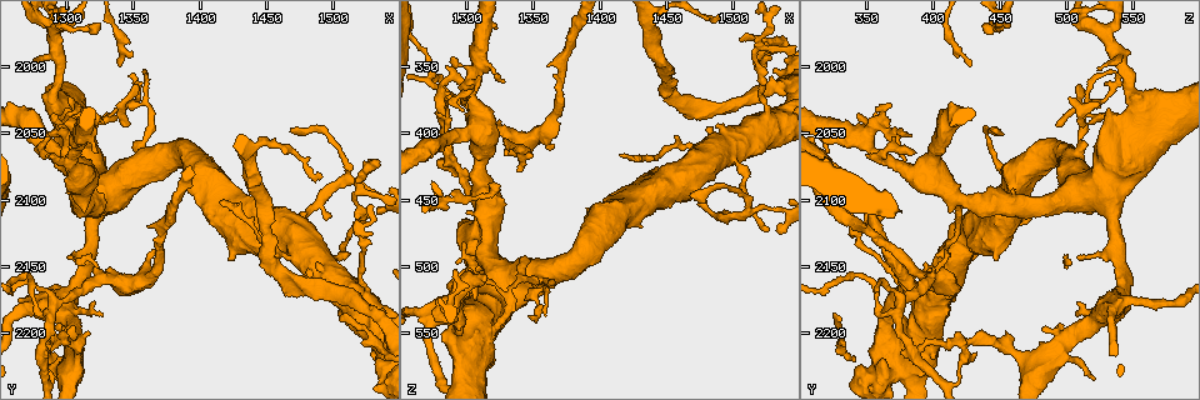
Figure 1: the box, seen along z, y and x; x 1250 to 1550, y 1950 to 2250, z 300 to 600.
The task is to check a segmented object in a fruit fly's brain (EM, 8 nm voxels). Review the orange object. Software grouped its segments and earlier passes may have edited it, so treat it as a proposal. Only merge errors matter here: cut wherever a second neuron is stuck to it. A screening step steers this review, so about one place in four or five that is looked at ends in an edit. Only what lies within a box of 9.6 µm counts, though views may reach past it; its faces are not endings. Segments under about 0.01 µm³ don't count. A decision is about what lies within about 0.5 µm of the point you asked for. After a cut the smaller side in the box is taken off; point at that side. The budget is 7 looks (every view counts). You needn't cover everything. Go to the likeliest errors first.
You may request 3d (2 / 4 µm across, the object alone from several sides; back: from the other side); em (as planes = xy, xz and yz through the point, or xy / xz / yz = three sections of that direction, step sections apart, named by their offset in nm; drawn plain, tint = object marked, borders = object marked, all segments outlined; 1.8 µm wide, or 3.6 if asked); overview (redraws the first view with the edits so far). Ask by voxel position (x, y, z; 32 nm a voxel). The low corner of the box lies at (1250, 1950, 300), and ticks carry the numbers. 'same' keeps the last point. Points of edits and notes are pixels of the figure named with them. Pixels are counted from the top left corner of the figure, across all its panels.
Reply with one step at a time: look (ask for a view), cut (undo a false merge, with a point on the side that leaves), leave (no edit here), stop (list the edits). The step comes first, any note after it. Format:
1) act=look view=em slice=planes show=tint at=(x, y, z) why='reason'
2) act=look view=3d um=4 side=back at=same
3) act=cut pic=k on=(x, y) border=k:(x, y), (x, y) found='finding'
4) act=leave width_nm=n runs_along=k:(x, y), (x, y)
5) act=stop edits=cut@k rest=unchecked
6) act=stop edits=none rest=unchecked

act=look view=3d um=4 at=(1360, 2028, 516) why='touches itself'

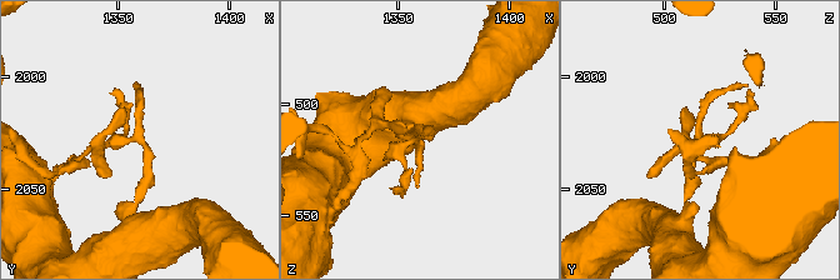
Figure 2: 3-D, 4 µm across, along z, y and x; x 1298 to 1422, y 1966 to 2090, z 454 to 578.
act=look view=em slice=planes show=tint at=(1361, 2028, 516) why='need the tissue'

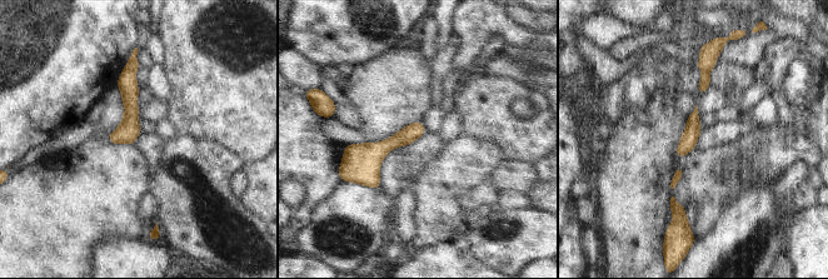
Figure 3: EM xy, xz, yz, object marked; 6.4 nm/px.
act=leave runs_along=3:(131, 64), (130, 121), (115, 140) found='continuous, no second neuron'

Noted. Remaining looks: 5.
act=look view=em slice=yz step=4 show=tint at=(1284, 2214, 386) why='two arms in line, one across'

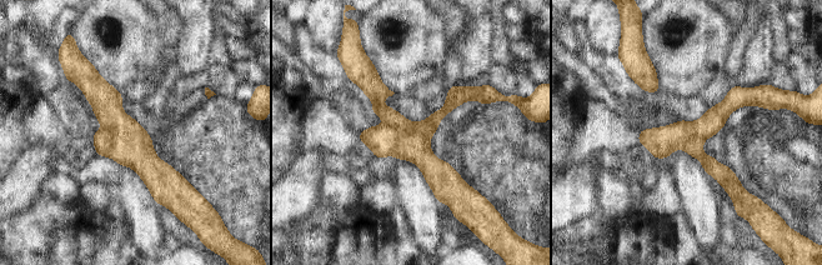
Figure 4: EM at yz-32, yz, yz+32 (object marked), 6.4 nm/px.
act=look view=em slice=planes show=borders at=same

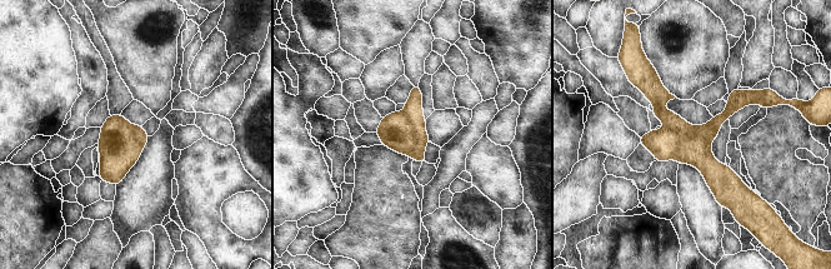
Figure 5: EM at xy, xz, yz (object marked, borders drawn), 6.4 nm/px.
act=cut pic=5 on=(694, 150) border=5:(666, 126), (711, 140) found='a second neuron is stuck on'

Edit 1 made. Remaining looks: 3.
act=look view=em slice=planes show=tint at=(1302, 2070, 366) why='thin arm on a thick one'

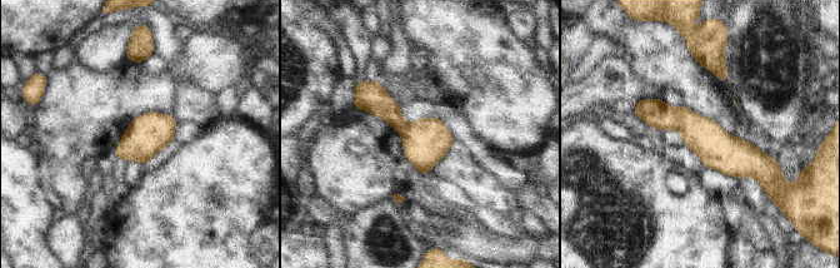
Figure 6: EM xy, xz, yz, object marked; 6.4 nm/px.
act=leave width_nm=240 found='continuous, no second neuron'

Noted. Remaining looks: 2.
act=stop edits=cut@5 rest=unchecked

